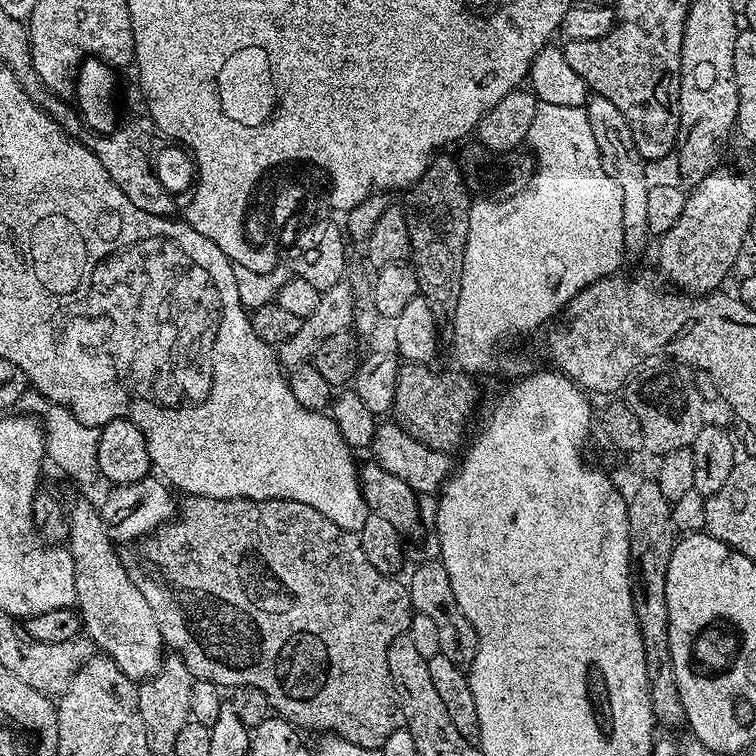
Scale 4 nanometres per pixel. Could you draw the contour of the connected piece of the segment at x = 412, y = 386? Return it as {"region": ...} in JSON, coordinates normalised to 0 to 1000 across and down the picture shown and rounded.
{"region":[[[538,479],[530,480],[525,489],[517,549],[536,571],[549,573],[579,598],[597,599],[598,593],[607,594],[615,586],[614,570],[630,545],[635,519],[624,504],[628,501],[608,492],[575,492],[566,481]]]}

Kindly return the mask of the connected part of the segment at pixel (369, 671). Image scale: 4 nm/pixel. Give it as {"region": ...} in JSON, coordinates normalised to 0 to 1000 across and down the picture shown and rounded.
{"region":[[[249,656],[245,663],[245,667],[239,665],[237,668],[235,676],[226,690],[212,694],[202,704],[196,705],[194,709],[188,709],[183,714],[165,718],[157,726],[159,742],[167,754],[167,759],[172,759],[172,770],[177,770],[177,775],[183,775],[183,780],[188,780],[188,791],[193,791],[193,796],[198,796],[198,807],[204,807],[204,817],[209,817],[209,828],[212,829],[212,837],[218,853],[231,866],[238,868],[241,876],[246,876],[251,892],[258,898],[283,902],[284,905],[290,905],[292,911],[296,913],[306,913],[315,907],[336,907],[341,913],[347,913],[347,918],[352,918],[352,923],[354,925],[356,938],[364,946],[374,947],[377,952],[382,952],[385,958],[390,958],[393,964],[403,966],[402,963],[414,963],[418,971],[451,974],[458,981],[468,981],[474,987],[507,991],[511,976],[516,976],[516,971],[521,971],[521,966],[530,962],[532,958],[532,948],[526,940],[524,929],[521,902],[516,897],[513,861],[516,860],[516,849],[521,849],[521,844],[538,837],[548,813],[545,792],[538,776],[530,769],[528,772],[528,766],[495,754],[495,749],[489,749],[489,738],[484,738],[484,728],[479,728],[479,717],[475,708],[463,701],[452,701],[452,696],[442,696],[442,690],[437,690],[437,685],[431,685],[431,680],[421,680],[421,675],[415,675],[415,669],[405,669],[399,664],[389,664],[388,661],[321,661],[320,659],[295,661],[294,659],[275,659],[272,656]]]}

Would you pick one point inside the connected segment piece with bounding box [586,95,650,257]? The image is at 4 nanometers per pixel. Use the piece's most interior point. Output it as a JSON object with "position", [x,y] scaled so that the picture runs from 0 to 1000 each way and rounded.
{"position":[820,209]}

